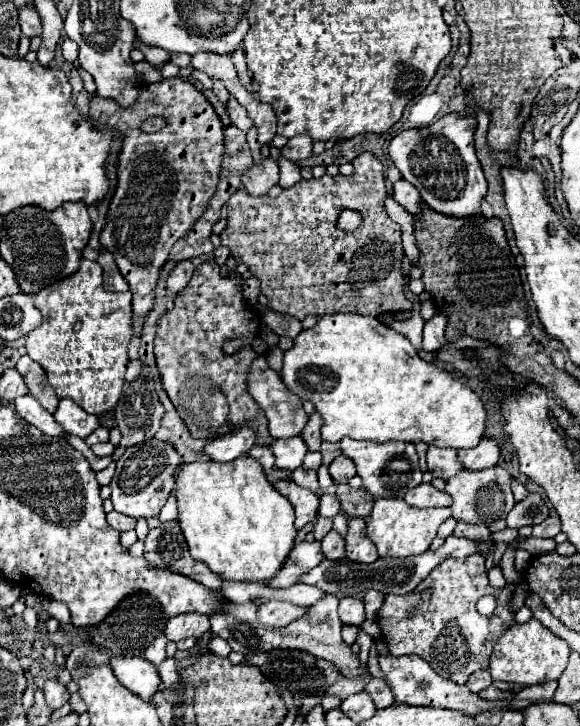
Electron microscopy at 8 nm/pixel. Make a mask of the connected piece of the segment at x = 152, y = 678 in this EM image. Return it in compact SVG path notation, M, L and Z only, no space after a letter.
M114 656L112 670L116 678L142 700L152 700L152 696L160 690L156 666L146 662L142 656Z

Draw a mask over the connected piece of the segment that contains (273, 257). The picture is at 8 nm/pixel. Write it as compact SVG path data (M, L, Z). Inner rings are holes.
M364 152L352 160L356 166L352 176L328 176L300 180L296 186L282 190L278 198L254 198L246 190L234 192L228 200L228 224L220 234L222 246L230 248L230 258L246 264L252 276L260 280L260 292L268 298L268 308L280 314L290 314L298 320L306 316L324 316L334 312L356 312L364 316L380 316L384 312L412 310L412 302L404 296L402 274L402 240L400 228L382 210L386 192L384 166L380 160ZM342 208L362 212L362 226L356 232L340 232L336 218Z

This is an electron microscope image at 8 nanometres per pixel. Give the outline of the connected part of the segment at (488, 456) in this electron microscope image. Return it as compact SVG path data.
M484 436L482 442L478 446L474 446L474 448L458 450L458 460L468 470L484 470L484 468L496 466L498 458L500 458L498 444L492 438L488 438L488 436Z

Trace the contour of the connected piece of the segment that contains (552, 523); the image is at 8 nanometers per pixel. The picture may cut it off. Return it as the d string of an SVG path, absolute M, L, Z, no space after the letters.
M546 518L542 524L532 526L532 536L534 538L554 538L560 532L560 520L558 518Z

